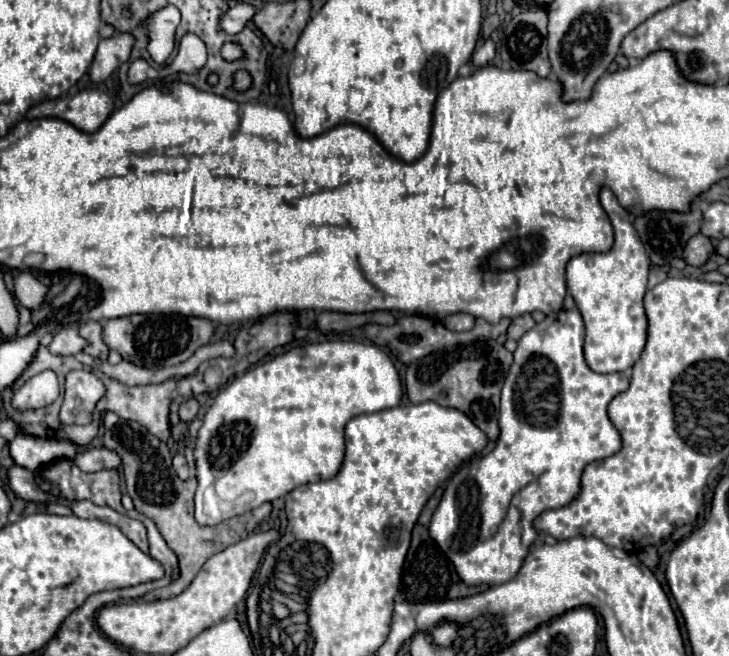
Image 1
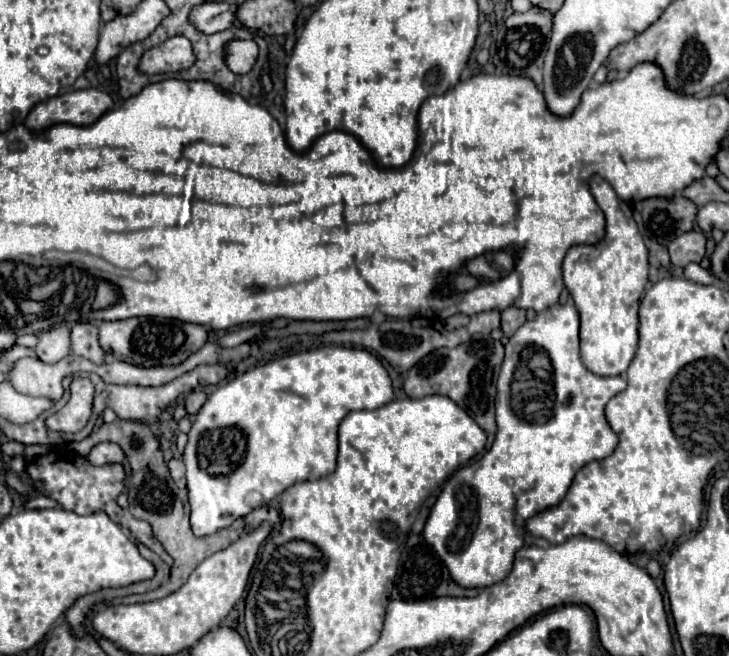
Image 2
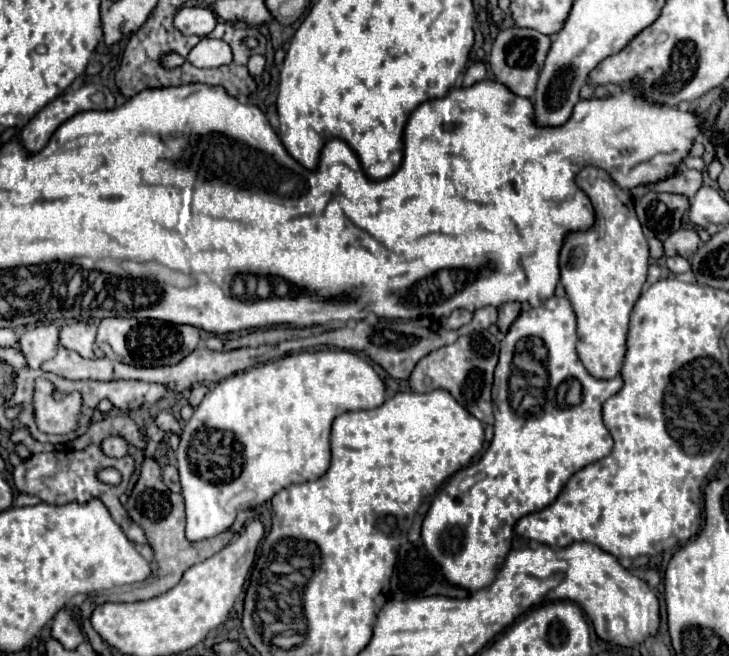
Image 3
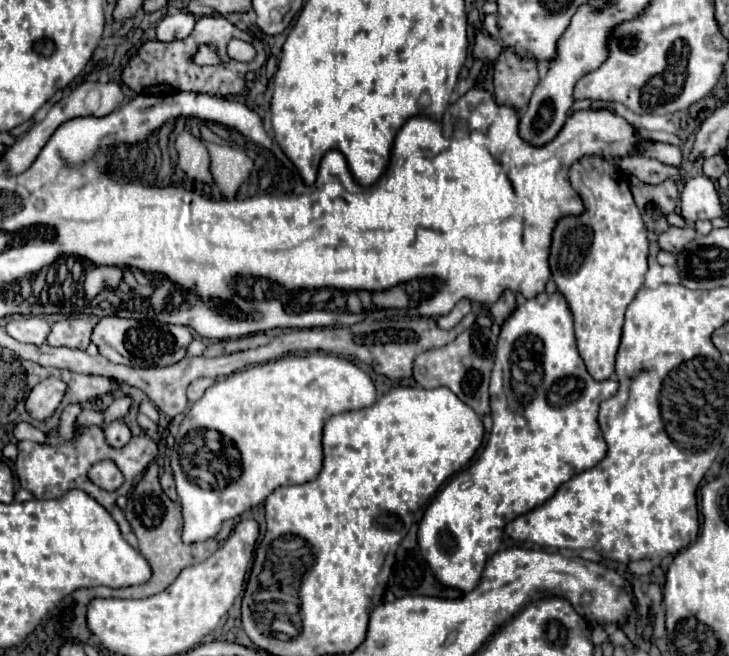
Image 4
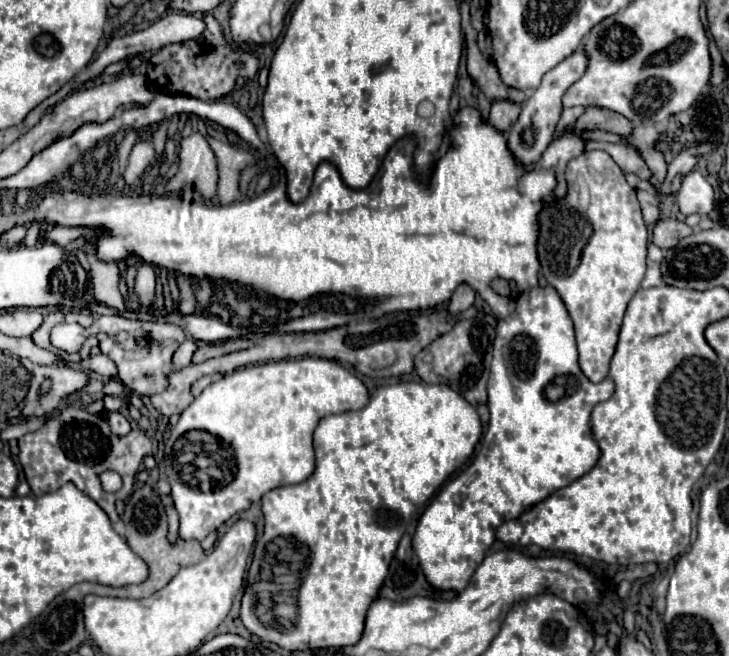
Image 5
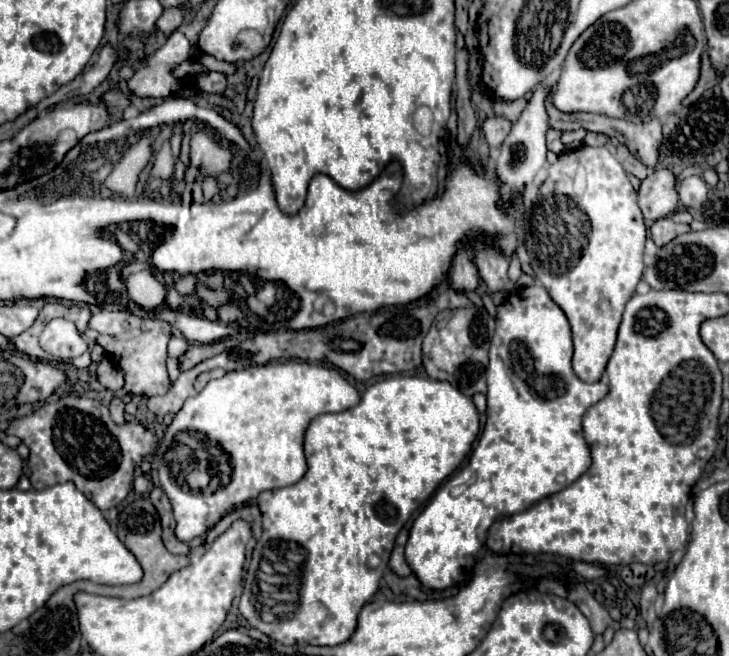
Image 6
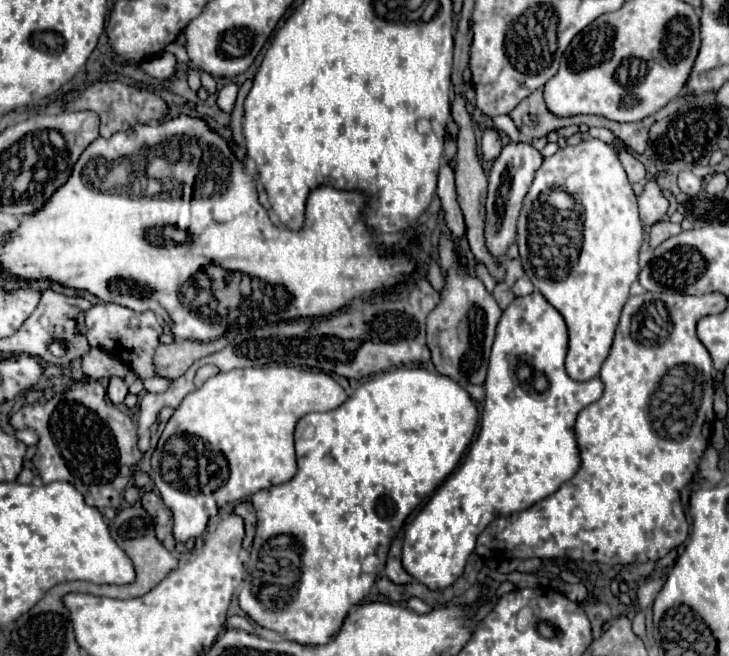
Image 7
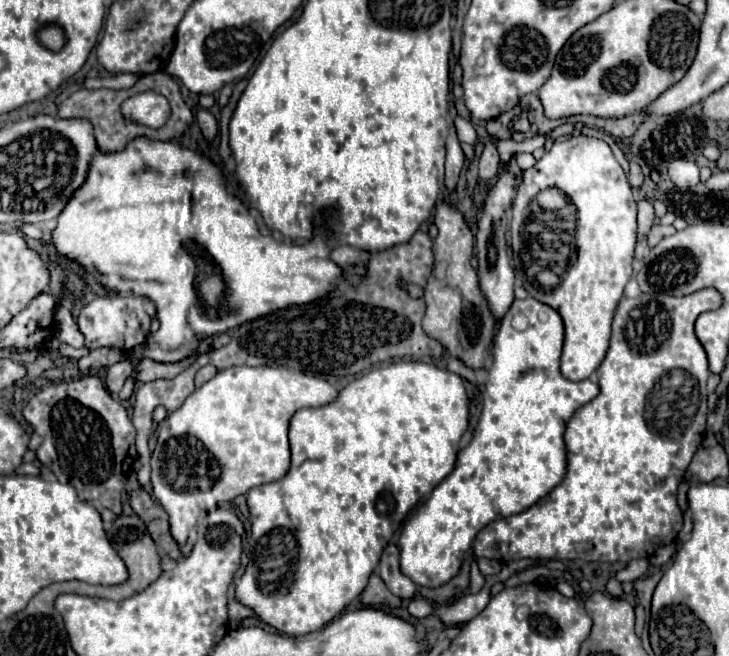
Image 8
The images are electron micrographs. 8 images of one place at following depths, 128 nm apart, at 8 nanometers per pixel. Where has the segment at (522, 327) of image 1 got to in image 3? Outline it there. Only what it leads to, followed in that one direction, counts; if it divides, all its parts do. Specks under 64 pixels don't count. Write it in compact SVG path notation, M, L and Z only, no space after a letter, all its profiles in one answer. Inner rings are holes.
M508 302L508 304L502 304L498 308L498 322L496 324L498 324L502 334L508 332L510 324L518 318L518 314L520 314L520 304L518 302Z

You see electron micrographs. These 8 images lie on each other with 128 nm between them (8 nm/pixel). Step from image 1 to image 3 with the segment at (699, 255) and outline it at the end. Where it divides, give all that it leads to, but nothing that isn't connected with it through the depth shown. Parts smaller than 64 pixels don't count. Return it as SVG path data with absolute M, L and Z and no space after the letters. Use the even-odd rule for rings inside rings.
M678 230L678 232L672 232L672 236L668 236L664 240L664 254L666 256L692 256L696 252L700 244L700 238L696 232L692 230Z

